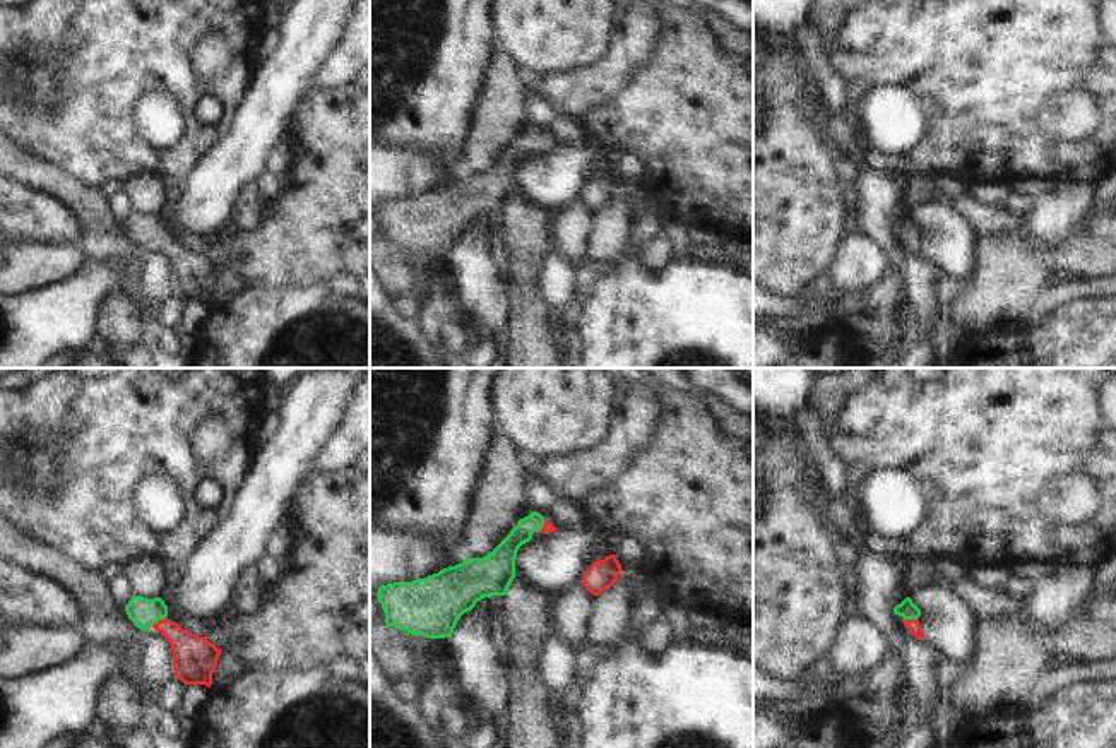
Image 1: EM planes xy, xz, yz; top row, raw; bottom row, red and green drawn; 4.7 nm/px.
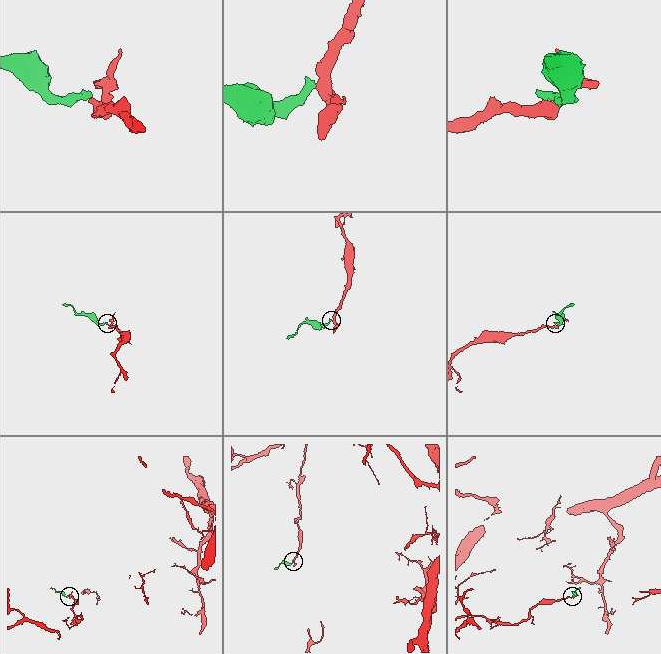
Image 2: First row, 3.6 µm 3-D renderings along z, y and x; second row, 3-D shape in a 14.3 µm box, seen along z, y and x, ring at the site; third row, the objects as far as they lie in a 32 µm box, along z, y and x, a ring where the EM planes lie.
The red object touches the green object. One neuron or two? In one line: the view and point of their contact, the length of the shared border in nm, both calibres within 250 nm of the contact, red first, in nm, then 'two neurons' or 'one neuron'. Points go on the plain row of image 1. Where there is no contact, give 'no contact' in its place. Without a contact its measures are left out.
contact xy (160, 237); length 70 nm; calibres 200 and 140 nm; one neuron

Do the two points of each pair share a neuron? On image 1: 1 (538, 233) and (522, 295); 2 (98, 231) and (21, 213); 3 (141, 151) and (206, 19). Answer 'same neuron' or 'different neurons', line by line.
1: same neuron
2: different neurons
3: same neuron

